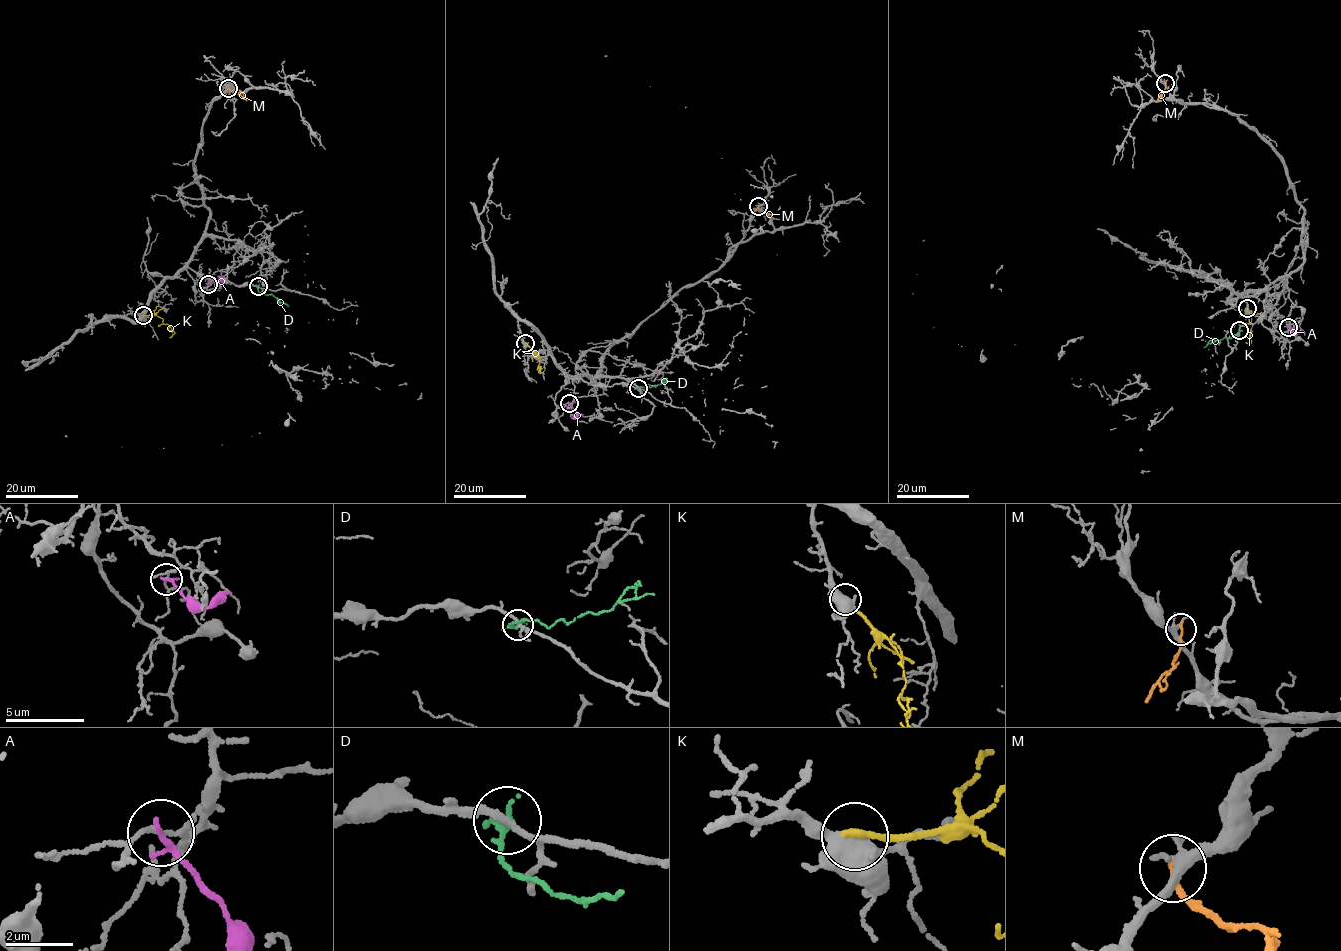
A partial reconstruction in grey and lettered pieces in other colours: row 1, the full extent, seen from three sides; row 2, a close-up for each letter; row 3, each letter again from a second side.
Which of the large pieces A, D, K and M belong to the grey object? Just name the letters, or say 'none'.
K

